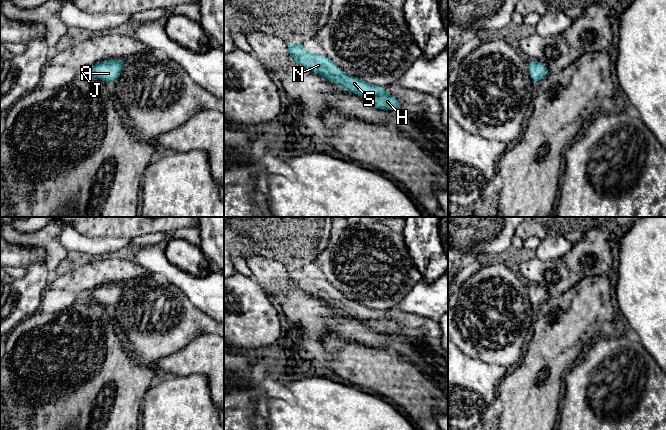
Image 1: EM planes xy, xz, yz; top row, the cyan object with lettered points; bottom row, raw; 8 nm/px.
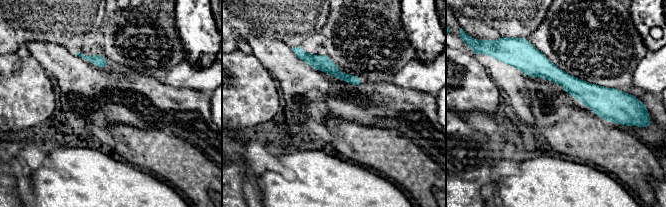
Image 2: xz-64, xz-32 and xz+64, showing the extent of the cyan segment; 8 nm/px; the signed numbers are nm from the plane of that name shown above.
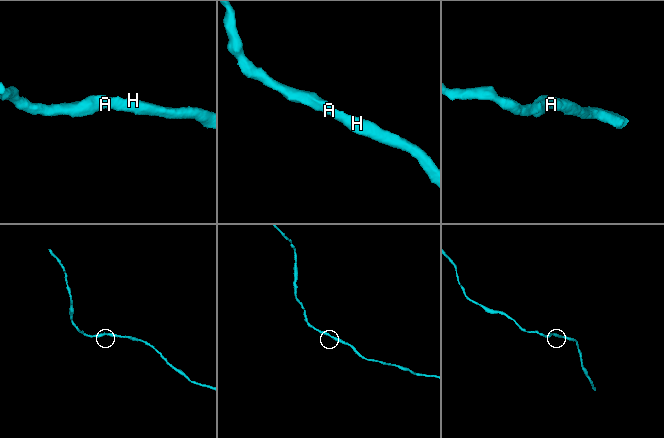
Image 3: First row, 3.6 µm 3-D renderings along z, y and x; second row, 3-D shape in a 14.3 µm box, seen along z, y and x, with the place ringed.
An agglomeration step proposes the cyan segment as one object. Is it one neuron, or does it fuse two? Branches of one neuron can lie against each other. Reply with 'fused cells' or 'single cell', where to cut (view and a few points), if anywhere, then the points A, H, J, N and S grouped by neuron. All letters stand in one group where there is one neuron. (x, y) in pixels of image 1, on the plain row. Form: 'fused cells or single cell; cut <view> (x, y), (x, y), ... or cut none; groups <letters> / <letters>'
single cell; cut none; groups A H J N S

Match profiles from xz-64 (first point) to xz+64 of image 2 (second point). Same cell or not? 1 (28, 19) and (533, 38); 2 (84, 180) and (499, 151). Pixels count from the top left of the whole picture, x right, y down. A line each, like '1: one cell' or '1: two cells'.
1: two cells
2: two cells

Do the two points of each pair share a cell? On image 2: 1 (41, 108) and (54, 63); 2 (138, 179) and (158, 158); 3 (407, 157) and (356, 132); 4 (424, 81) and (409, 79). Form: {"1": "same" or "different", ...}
{"1": "different", "2": "different", "3": "same", "4": "same"}

